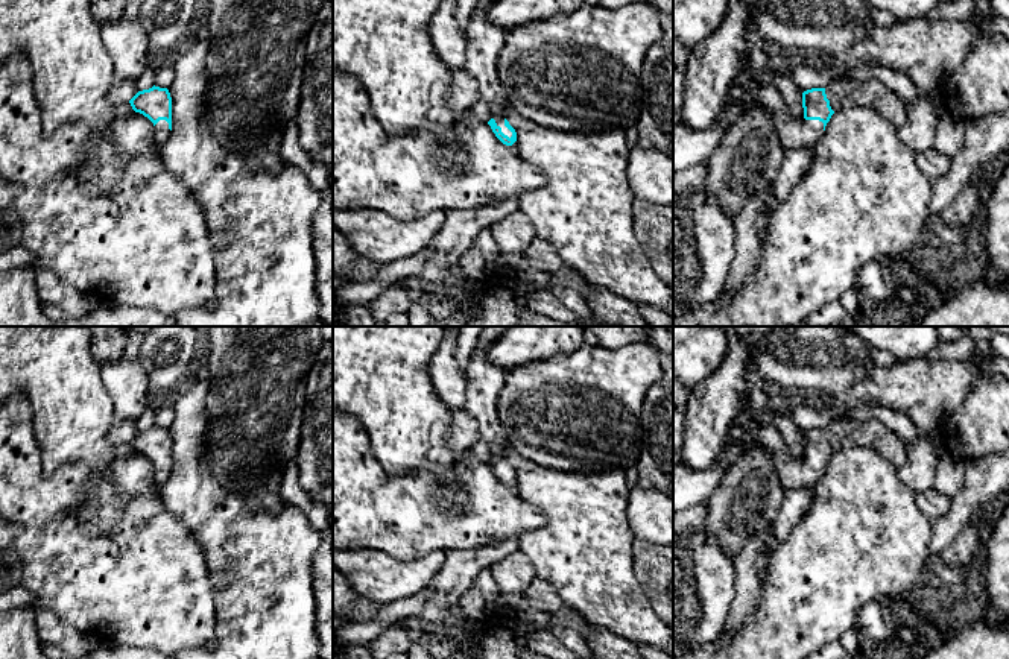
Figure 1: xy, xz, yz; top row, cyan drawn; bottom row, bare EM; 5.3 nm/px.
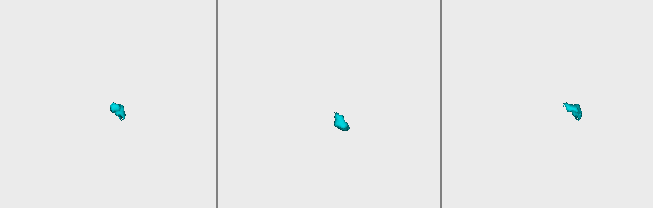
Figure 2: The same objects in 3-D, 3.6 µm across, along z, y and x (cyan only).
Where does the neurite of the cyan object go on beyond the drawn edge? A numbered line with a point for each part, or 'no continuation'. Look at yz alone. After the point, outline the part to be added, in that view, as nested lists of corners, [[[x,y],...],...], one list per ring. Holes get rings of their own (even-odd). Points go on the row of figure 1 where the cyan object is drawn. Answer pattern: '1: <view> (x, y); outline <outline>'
1: yz (844, 93); outline [[[837,79],[825,90],[830,94],[830,106],[834,112],[852,106],[871,106],[897,129],[906,121],[906,105],[892,90],[875,79]]]
2: yz (690, 146); outline [[[766,85],[729,99],[723,112],[705,131],[694,131],[682,123],[673,126],[673,176],[690,166],[705,162],[720,146],[722,135],[749,106],[763,108],[772,115],[786,150],[811,146],[824,134],[822,121],[795,117],[781,93],[775,87]]]

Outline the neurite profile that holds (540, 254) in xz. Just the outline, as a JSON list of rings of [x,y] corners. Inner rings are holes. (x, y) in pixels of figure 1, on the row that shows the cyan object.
[[[535,237],[533,241],[526,248],[523,255],[529,261],[529,264],[550,275],[568,270],[556,249],[546,240]]]

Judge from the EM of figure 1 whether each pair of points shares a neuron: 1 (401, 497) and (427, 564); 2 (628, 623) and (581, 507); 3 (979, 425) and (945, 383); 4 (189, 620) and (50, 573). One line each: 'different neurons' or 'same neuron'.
1: different neurons
2: same neuron
3: different neurons
4: same neuron

